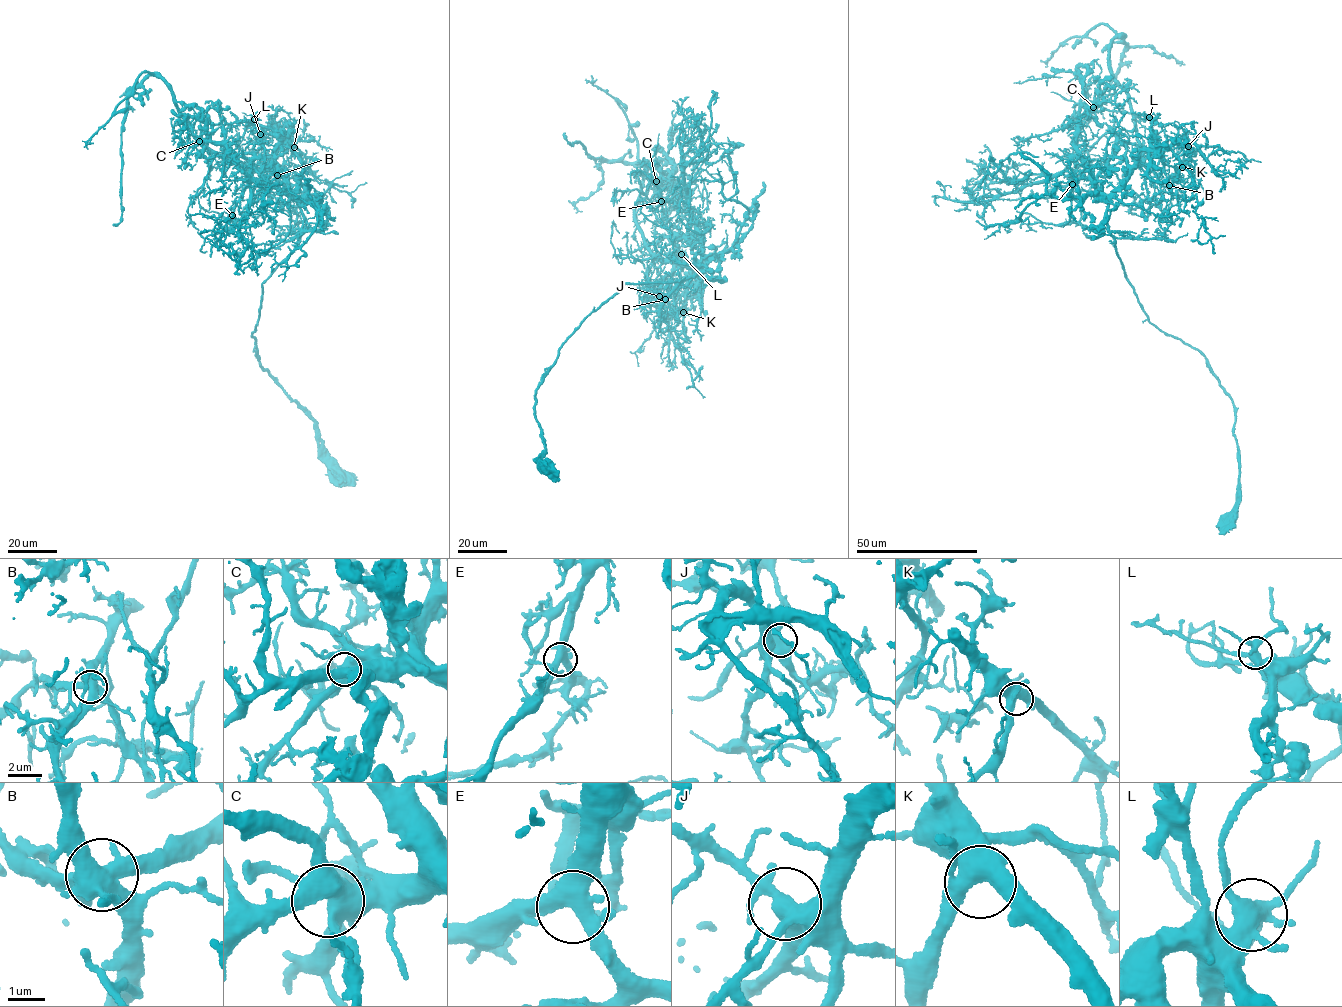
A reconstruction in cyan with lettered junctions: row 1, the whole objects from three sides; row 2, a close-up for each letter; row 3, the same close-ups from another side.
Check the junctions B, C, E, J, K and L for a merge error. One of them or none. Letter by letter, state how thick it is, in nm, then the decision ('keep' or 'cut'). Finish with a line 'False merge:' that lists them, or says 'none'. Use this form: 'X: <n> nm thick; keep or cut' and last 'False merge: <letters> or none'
B: 500 nm thick; keep
C: 550 nm thick; keep
E: 440 nm thick; keep
J: 480 nm thick; keep
K: 480 nm thick; keep
L: 440 nm thick; keep
False merge: none

